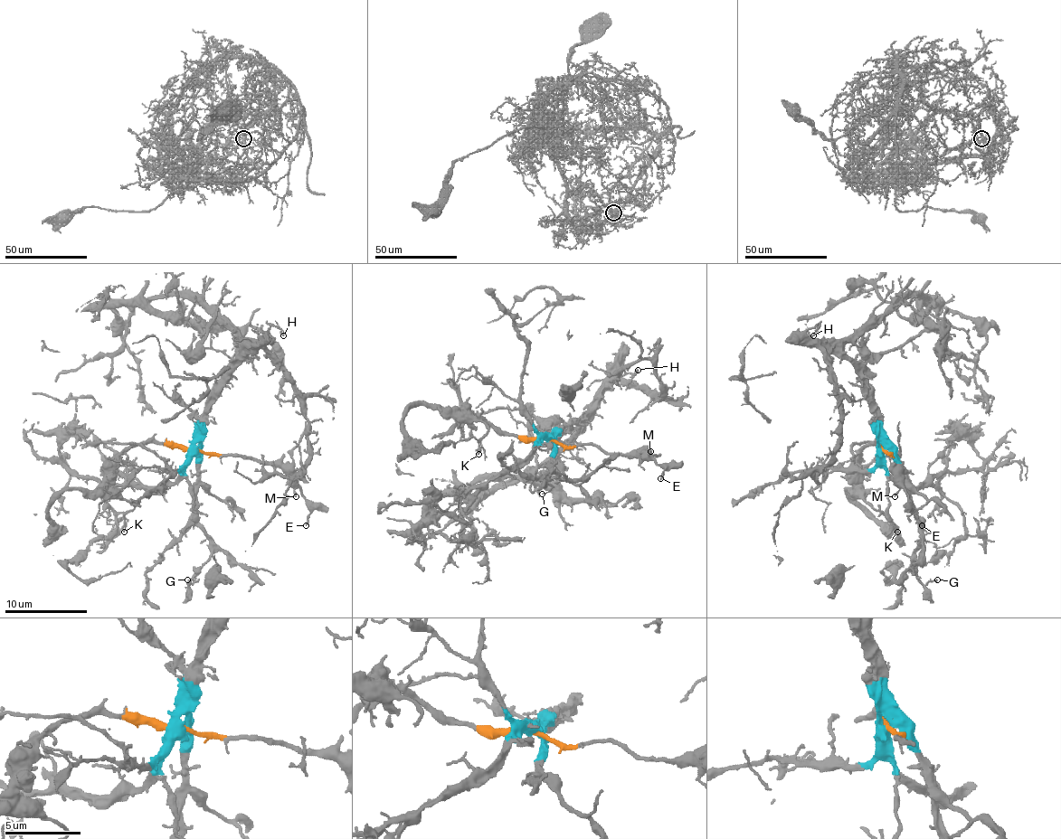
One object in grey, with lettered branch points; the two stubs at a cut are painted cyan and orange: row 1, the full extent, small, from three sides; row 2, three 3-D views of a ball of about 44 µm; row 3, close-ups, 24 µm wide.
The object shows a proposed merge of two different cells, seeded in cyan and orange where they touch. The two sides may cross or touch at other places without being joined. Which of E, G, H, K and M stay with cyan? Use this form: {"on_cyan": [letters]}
{"on_cyan": ["G", "H"]}

